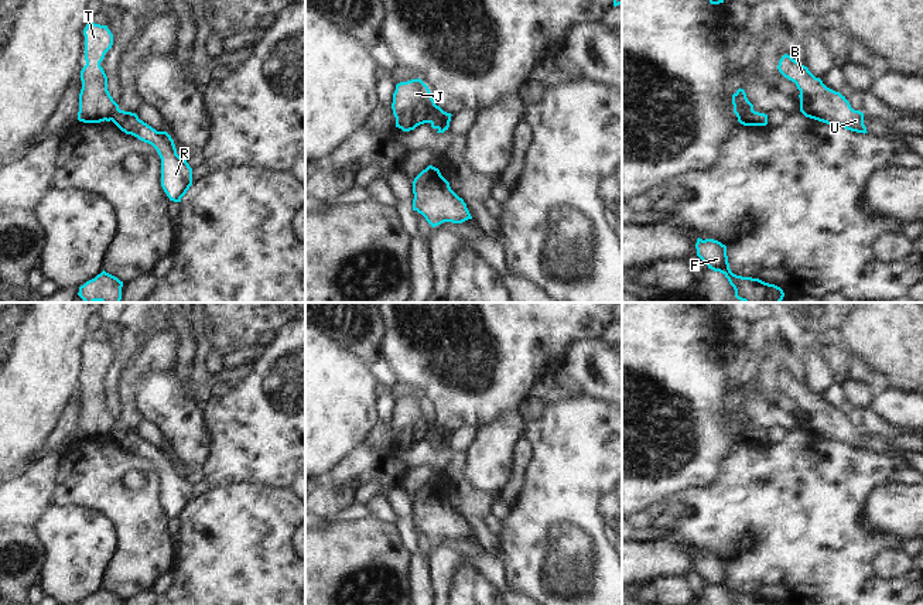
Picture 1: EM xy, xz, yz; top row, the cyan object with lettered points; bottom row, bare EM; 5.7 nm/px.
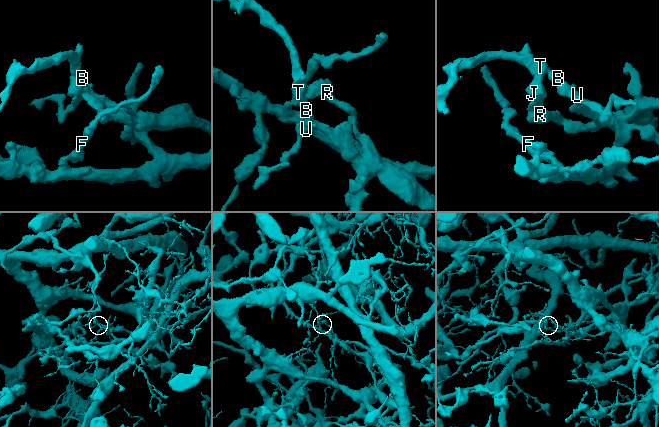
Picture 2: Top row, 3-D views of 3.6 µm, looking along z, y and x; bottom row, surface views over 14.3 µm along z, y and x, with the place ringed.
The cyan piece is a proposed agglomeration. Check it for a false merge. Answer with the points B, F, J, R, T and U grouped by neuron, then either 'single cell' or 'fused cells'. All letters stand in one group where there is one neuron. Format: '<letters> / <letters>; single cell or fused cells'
B F J T U / R; fused cells

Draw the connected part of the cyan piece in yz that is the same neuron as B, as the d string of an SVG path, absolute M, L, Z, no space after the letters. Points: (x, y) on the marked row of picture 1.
M784 54L777 69L784 78L794 82L800 90L800 112L806 117L851 131L868 133L864 124L864 113L854 110L845 96L827 88L807 66Z

